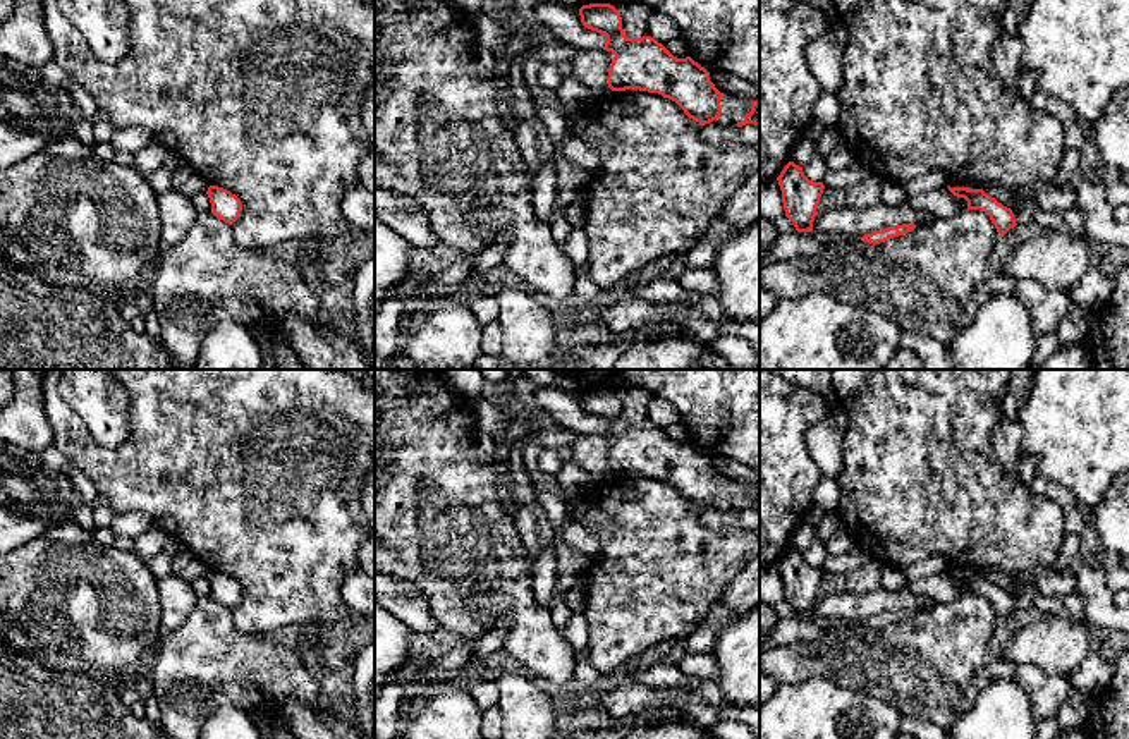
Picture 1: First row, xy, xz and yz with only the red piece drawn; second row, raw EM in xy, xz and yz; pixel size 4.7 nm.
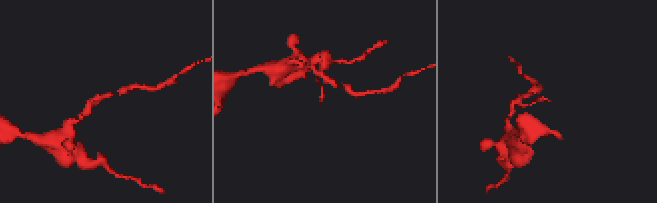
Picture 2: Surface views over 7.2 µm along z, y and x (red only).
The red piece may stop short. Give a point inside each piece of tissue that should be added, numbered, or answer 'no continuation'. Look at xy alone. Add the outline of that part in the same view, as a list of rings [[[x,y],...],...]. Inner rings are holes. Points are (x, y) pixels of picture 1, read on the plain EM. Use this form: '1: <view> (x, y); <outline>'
no continuation

